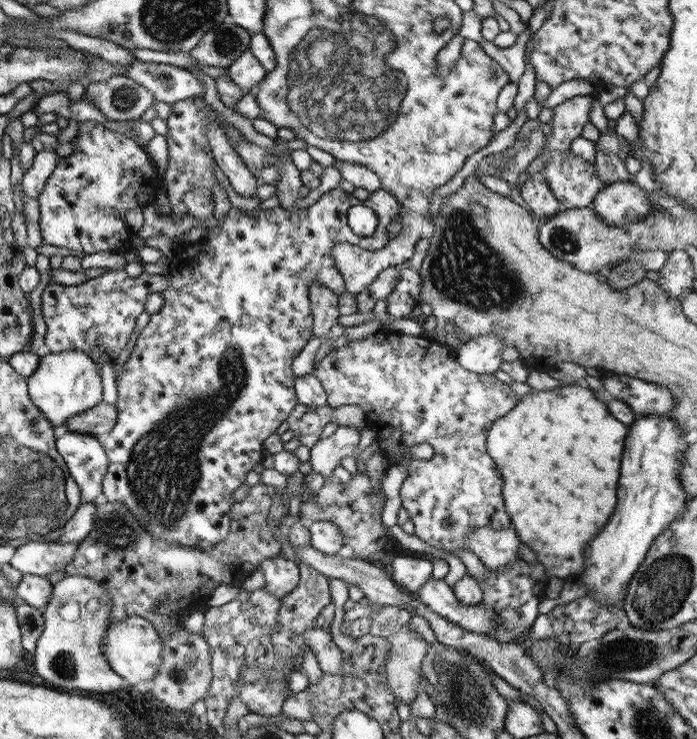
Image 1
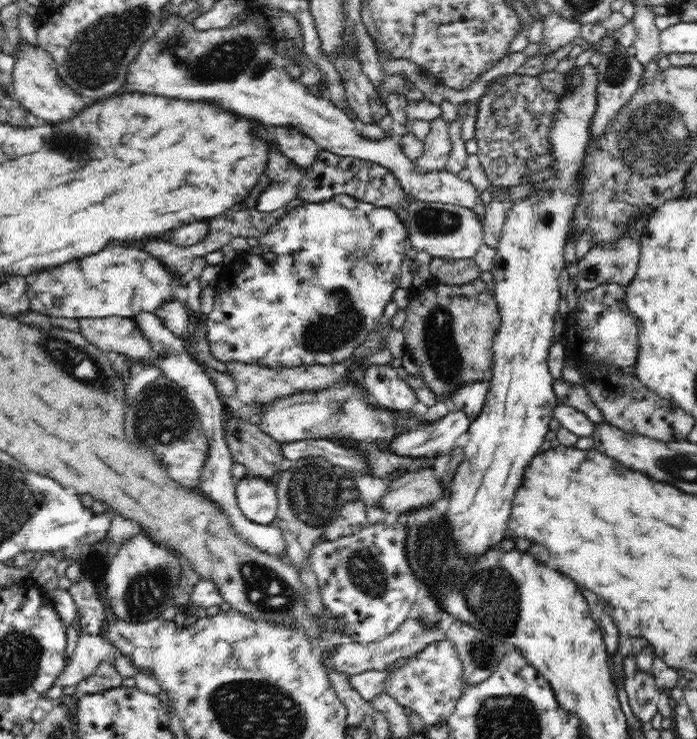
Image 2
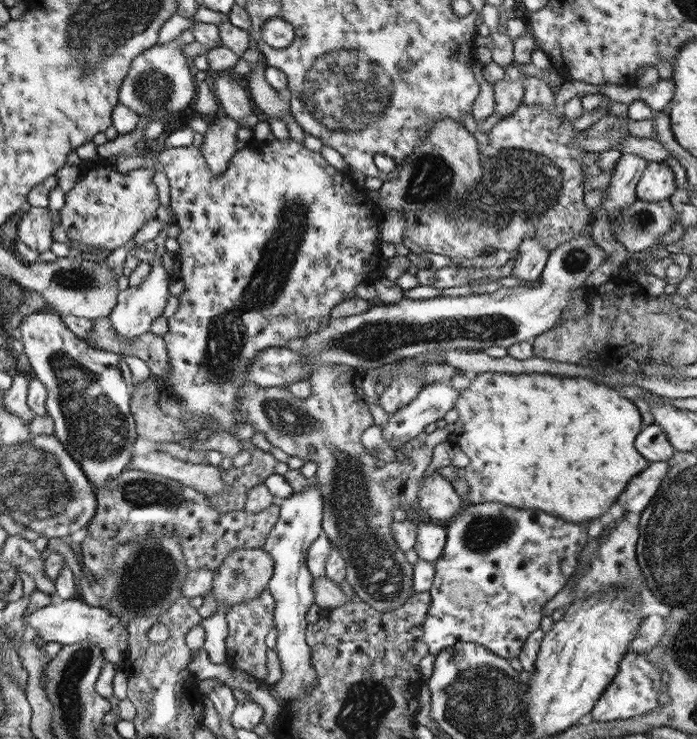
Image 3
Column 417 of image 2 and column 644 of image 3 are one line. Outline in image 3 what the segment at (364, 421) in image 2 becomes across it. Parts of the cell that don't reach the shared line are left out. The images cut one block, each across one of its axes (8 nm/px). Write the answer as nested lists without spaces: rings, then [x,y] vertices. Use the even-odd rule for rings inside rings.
[[[492,372],[477,373],[470,378],[469,386],[465,390],[458,392],[458,396],[454,401],[452,409],[457,412],[457,419],[453,423],[452,439],[468,458],[469,463],[464,467],[463,478],[467,481],[467,498],[473,505],[483,502],[503,502],[507,506],[515,506],[515,508],[537,508],[543,510],[547,514],[555,514],[561,516],[561,519],[567,522],[583,522],[587,524],[593,521],[617,498],[617,492],[625,488],[625,484],[649,466],[649,462],[643,459],[643,456],[637,454],[637,450],[633,448],[633,440],[641,430],[641,410],[638,405],[631,404],[629,400],[621,398],[615,390],[599,386],[595,382],[589,382],[585,378],[557,378],[557,376],[547,376],[547,374],[519,374],[508,375]]]

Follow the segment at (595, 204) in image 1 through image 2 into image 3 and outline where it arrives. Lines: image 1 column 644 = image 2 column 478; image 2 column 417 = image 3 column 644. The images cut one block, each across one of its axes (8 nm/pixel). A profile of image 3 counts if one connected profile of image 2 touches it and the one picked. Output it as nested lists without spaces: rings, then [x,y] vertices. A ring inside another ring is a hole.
[[[647,161],[643,173],[635,185],[635,198],[657,202],[668,199],[677,188],[673,171],[663,161]]]

